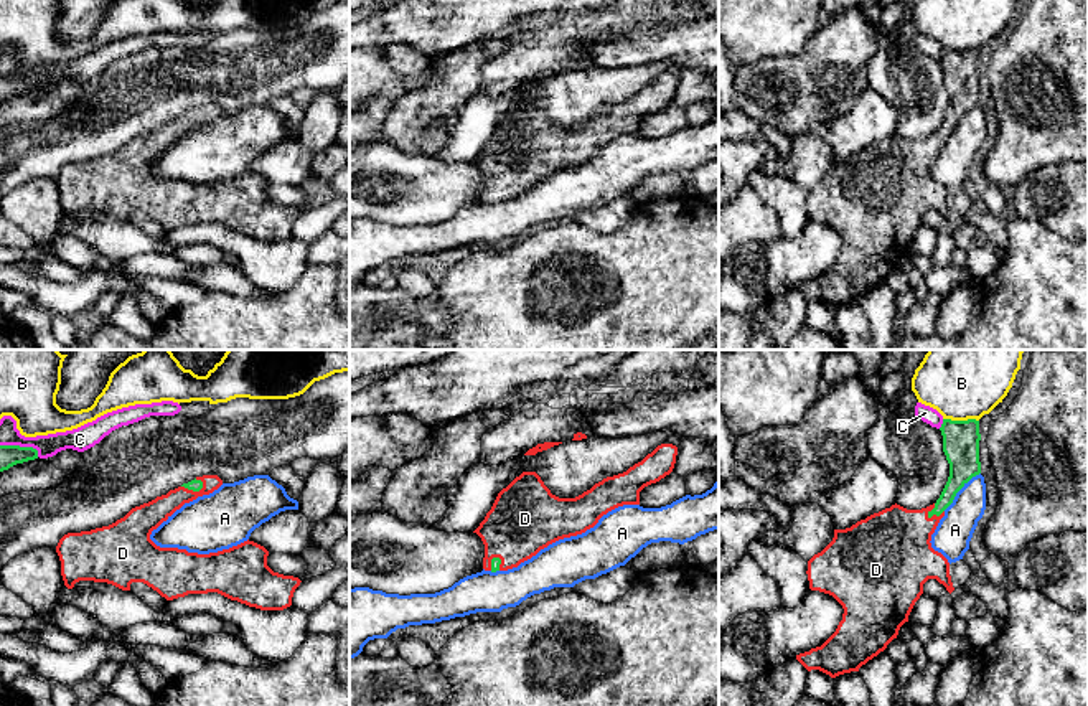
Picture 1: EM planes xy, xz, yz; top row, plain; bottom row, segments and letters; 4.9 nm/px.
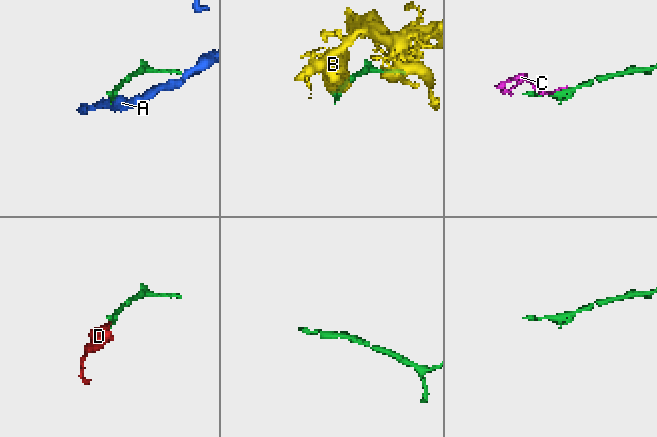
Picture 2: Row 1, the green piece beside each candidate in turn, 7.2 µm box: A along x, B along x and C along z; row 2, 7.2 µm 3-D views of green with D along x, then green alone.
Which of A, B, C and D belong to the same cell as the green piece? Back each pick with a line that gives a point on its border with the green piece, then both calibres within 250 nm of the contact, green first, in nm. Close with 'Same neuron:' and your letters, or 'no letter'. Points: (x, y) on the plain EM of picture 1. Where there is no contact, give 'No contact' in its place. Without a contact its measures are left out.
D: Touches green at xy (193, 121). Thickness 60 nm (green) against 130 nm
Same neuron: D

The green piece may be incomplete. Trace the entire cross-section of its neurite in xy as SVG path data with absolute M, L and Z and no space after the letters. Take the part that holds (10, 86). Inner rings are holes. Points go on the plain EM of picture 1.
M0 76L0 102L35 89L38 89L38 81L33 78Z

